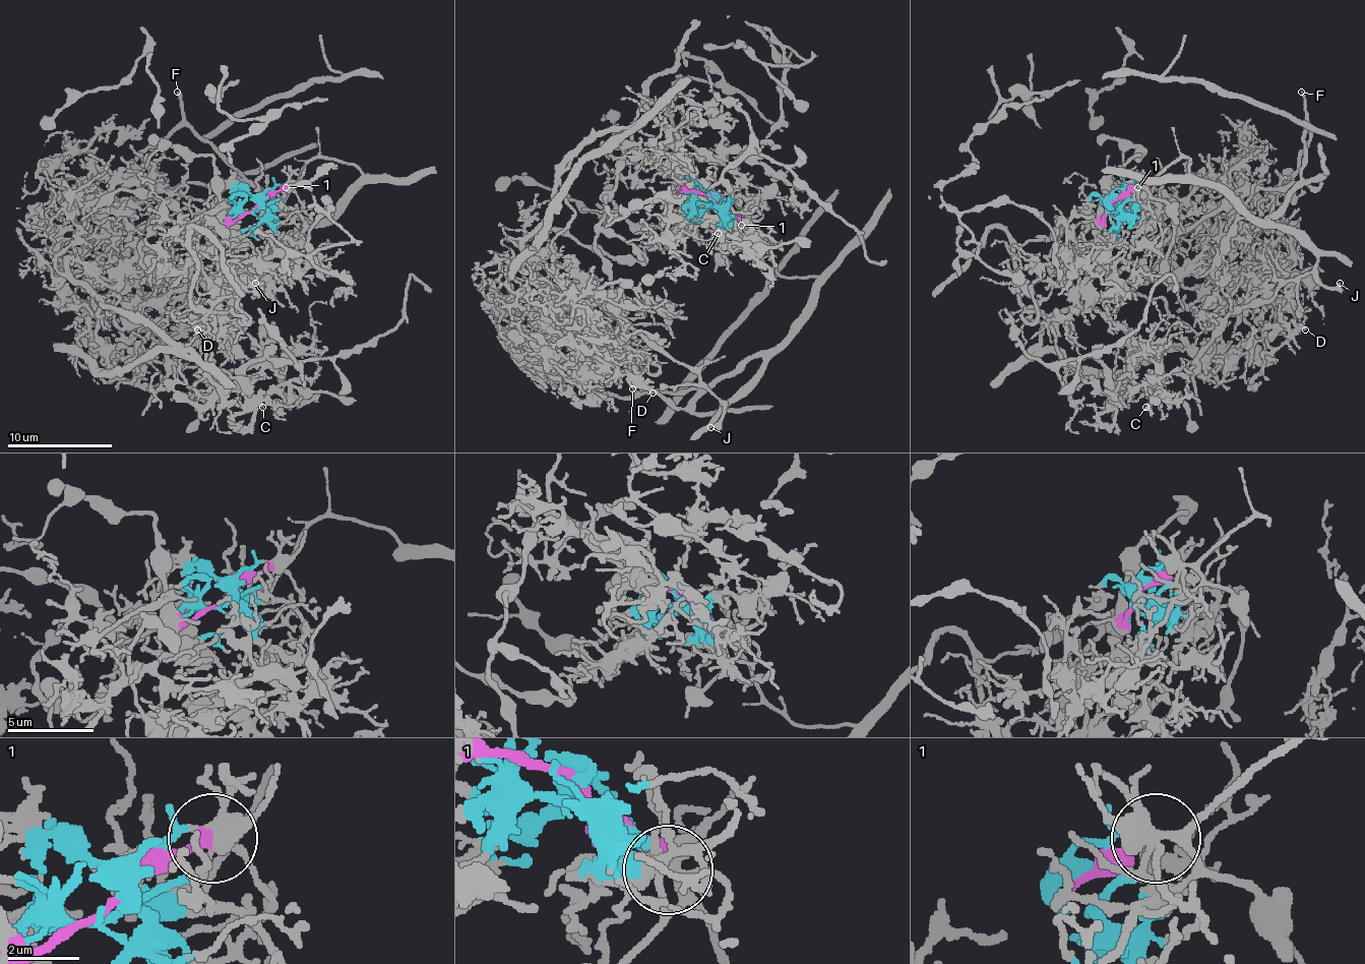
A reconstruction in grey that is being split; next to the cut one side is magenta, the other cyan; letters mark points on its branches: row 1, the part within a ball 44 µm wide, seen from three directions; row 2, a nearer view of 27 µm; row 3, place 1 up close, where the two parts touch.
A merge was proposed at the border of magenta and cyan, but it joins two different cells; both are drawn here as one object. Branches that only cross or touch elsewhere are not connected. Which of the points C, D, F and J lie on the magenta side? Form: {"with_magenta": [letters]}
{"with_magenta": ["F", "J"]}

